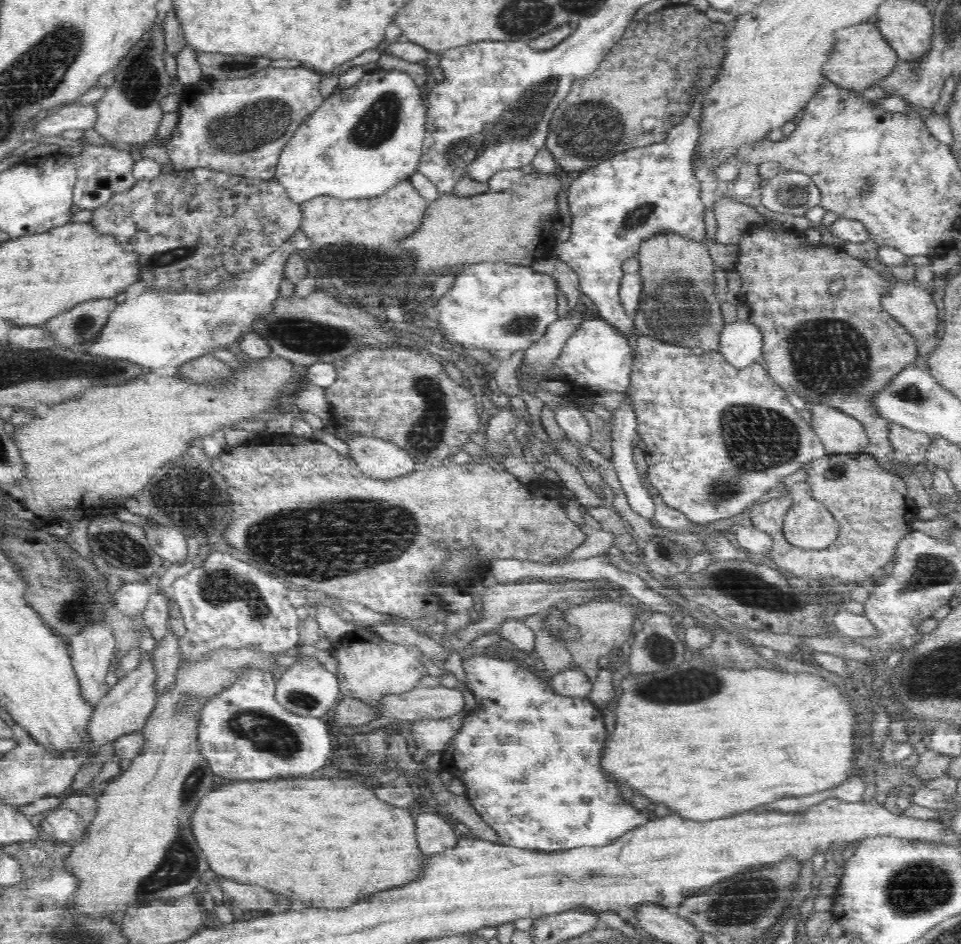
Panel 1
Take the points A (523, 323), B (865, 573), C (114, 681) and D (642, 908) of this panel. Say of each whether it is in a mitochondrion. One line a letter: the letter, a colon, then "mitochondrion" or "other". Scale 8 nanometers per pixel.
A: mitochondrion
B: other
C: other
D: other

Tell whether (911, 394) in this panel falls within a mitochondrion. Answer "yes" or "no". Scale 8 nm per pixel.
yes

